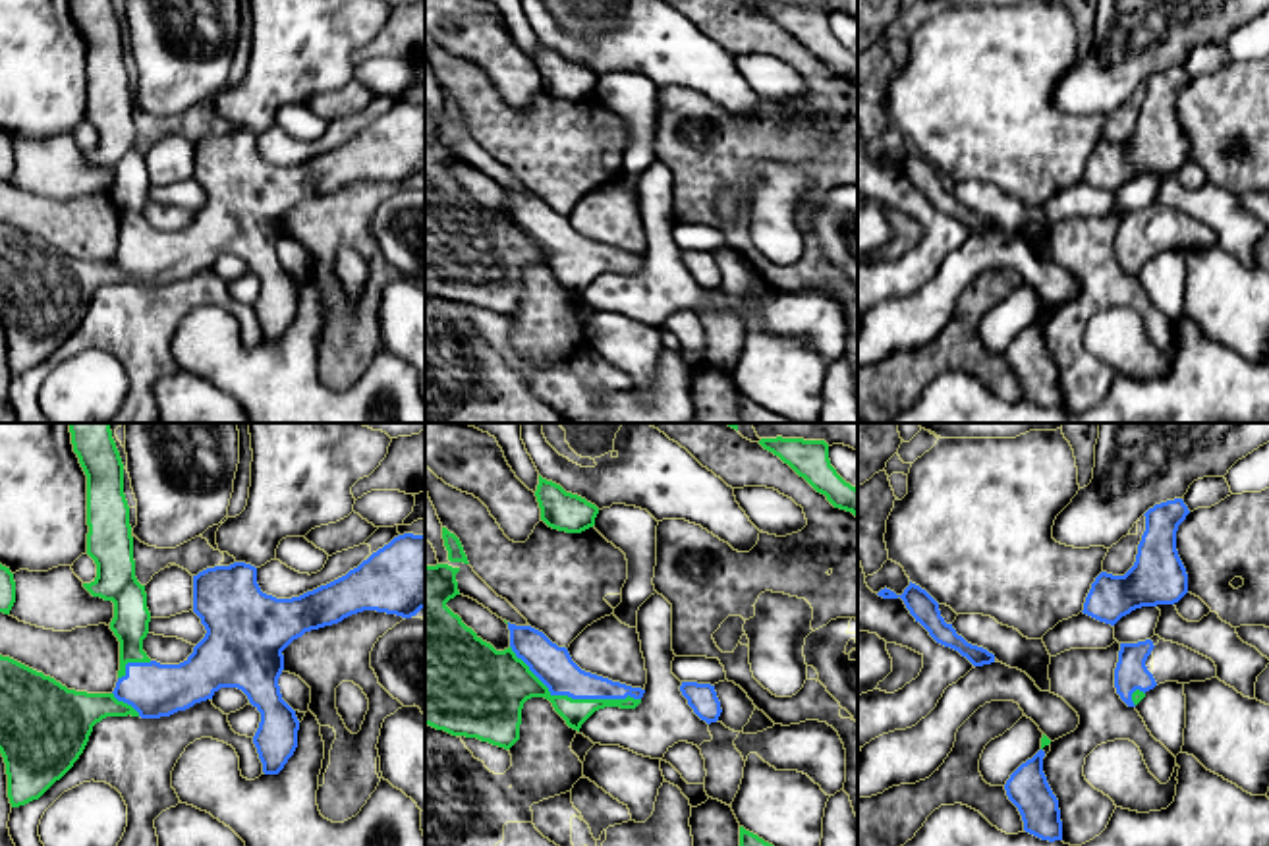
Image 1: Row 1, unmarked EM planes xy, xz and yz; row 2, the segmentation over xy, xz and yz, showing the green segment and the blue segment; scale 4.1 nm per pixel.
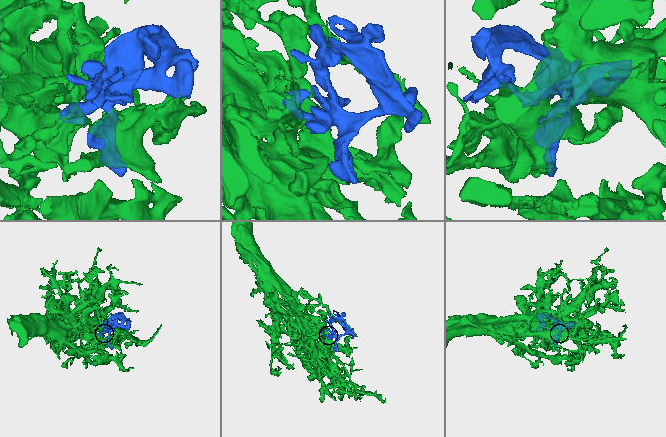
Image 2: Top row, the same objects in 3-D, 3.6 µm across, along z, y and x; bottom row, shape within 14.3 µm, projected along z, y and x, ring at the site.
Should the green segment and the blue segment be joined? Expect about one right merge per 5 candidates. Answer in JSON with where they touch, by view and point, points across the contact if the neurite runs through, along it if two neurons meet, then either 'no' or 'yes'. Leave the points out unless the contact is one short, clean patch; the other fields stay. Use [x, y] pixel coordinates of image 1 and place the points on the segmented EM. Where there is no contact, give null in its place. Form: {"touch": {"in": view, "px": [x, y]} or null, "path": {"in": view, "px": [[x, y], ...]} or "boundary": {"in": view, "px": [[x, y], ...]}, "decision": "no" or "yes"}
{"touch": {"in": "xz", "px": [570, 698]}, "decision": "yes"}

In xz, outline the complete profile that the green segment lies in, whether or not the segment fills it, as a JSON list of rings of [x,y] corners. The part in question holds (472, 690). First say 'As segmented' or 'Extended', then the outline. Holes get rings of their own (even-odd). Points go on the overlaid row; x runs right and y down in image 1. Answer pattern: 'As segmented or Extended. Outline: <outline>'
Extended. Outline: [[[425,564],[425,724],[510,749],[520,740],[522,709],[531,697],[549,699],[578,732],[599,709],[635,709],[641,703],[645,690],[581,670],[566,647],[558,647],[531,626],[508,622],[510,647],[504,651],[483,641],[446,606],[460,595],[458,572],[460,568],[448,564]]]

